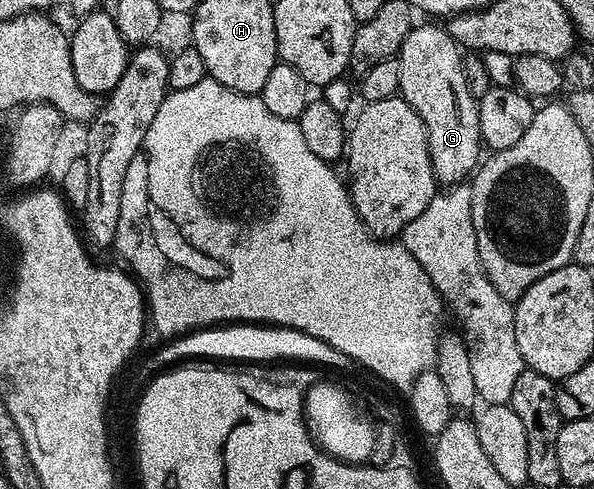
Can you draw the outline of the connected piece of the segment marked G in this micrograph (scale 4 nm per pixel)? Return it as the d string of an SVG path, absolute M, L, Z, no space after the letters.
M424 21L421 25L413 26L400 46L398 56L398 77L400 78L399 94L412 106L422 117L426 125L428 134L428 148L430 149L430 161L434 169L434 177L437 184L455 185L463 183L475 172L478 164L481 162L482 140L480 137L480 126L478 125L478 101L466 89L466 77L462 77L462 48L459 43L453 39L443 26L435 27L435 22Z

